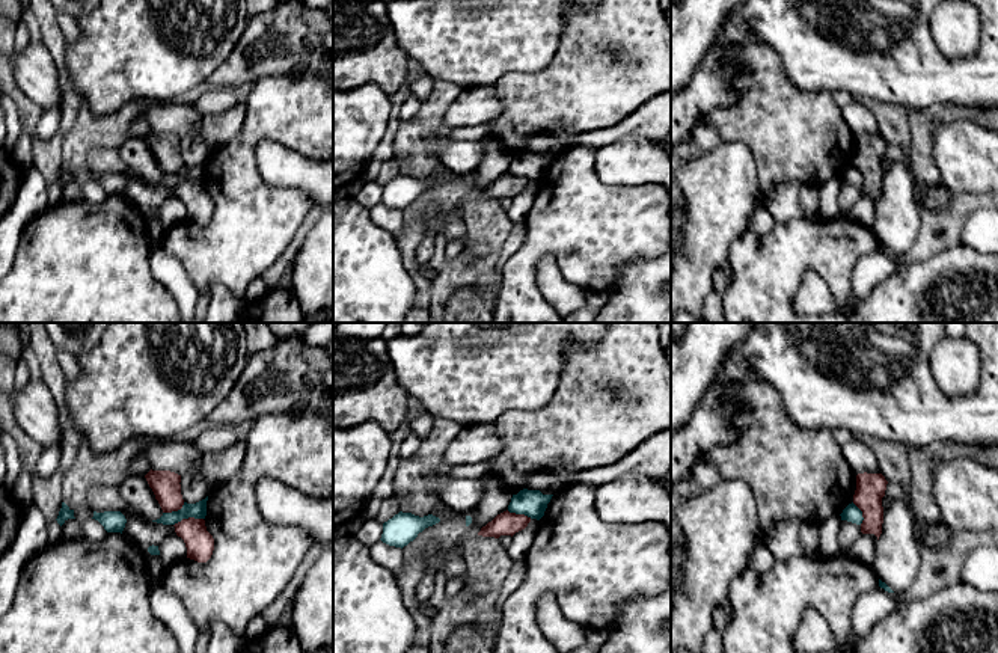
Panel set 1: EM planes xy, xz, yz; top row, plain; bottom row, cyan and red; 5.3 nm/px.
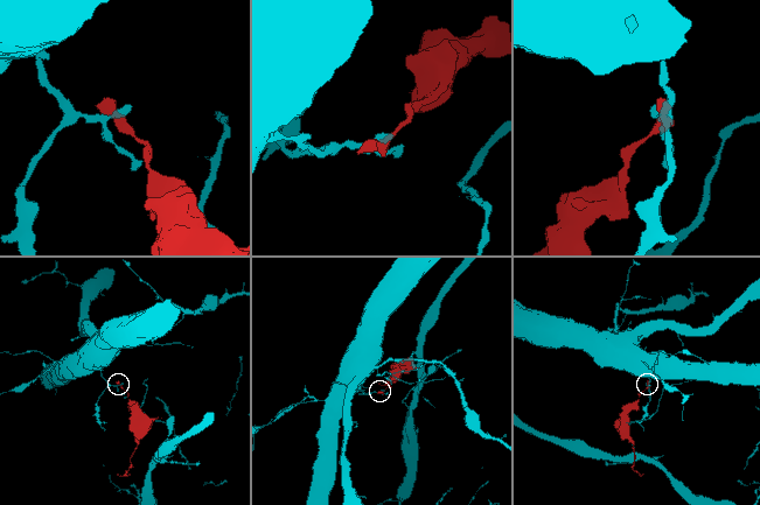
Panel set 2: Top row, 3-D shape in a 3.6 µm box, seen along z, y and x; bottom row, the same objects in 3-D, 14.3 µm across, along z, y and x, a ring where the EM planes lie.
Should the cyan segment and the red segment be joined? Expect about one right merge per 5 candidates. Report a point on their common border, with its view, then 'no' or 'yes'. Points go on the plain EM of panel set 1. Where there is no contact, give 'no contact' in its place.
xy (187, 180) | no

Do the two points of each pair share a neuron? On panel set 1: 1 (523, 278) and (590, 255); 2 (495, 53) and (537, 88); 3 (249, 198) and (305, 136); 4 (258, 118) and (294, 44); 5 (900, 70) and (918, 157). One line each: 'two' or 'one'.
1: one
2: two
3: one
4: two
5: two

